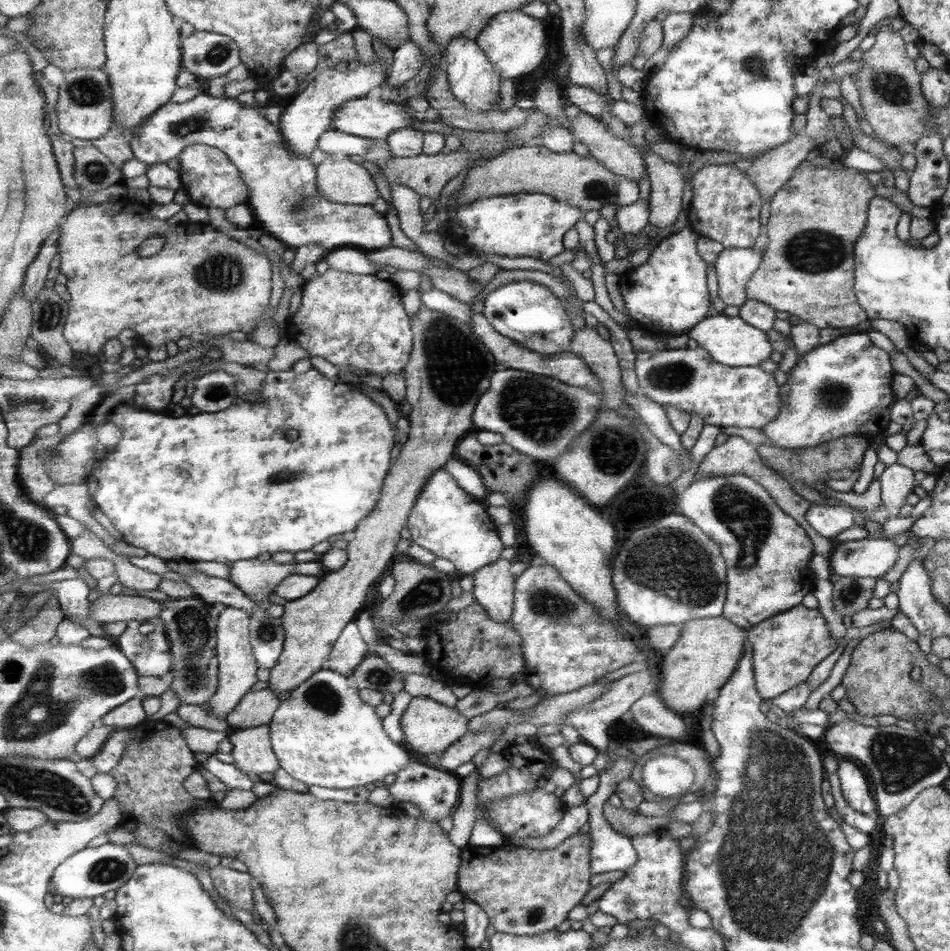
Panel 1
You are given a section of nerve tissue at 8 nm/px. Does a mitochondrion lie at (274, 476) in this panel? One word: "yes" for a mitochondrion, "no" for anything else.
yes

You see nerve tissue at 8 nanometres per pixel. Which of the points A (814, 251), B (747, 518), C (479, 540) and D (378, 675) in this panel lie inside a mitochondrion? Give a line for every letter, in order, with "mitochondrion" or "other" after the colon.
A: mitochondrion
B: mitochondrion
C: other
D: mitochondrion

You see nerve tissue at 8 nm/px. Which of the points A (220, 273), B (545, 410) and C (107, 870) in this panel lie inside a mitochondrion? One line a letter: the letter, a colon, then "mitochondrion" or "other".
A: mitochondrion
B: mitochondrion
C: mitochondrion

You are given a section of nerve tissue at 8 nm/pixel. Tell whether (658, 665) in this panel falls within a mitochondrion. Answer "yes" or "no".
no

